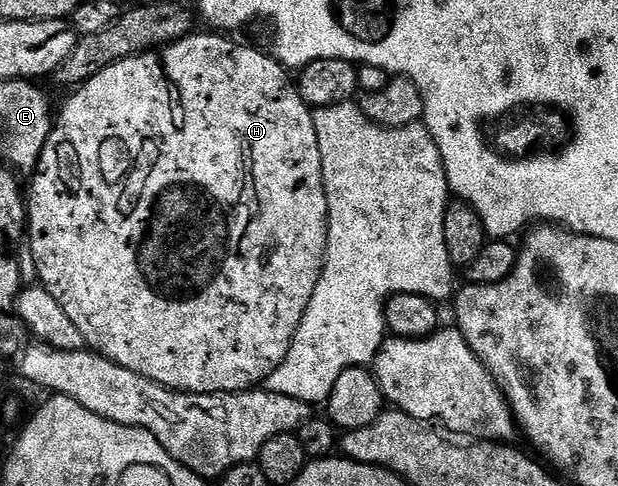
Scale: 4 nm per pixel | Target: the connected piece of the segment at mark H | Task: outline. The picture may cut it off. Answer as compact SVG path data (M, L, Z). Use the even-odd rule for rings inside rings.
M194 32L194 33L191 33L191 34L188 34L188 36L187 36L187 37L185 37L185 38L184 38L184 39L183 39L183 40L179 40L179 41L178 41L178 42L176 42L176 43L175 43L175 44L171 44L171 45L170 45L170 46L162 46L162 47L161 47L161 49L159 49L159 50L151 50L151 51L149 51L149 53L147 53L147 54L139 54L139 55L137 55L137 57L135 57L135 58L128 58L128 59L127 59L127 60L119 60L119 61L118 61L118 62L116 62L116 63L115 63L115 64L111 64L111 65L110 65L110 66L108 66L108 67L107 67L107 68L103 68L103 69L102 69L102 70L100 70L100 72L99 72L99 73L98 73L98 74L97 74L97 75L95 75L95 76L94 76L94 77L93 77L93 78L92 78L92 79L91 79L91 80L87 80L87 81L86 81L86 82L84 82L84 83L83 83L83 84L82 84L82 86L79 86L79 87L76 87L76 89L74 89L74 90L73 90L73 91L72 91L72 93L70 93L70 94L73 94L73 95L71 95L71 96L70 96L70 98L69 98L69 99L67 99L67 100L66 100L66 102L65 102L65 107L63 107L63 108L62 108L62 110L61 110L61 107L60 107L60 110L59 110L59 113L58 113L58 114L57 114L57 115L56 115L56 118L55 118L55 121L54 121L54 123L53 123L53 131L52 131L52 132L51 132L51 136L50 136L50 137L49 137L49 139L48 139L48 140L47 140L47 144L46 144L46 145L45 145L45 147L44 147L44 148L43 148L43 152L42 152L42 153L41 153L41 163L40 163L40 164L38 164L38 166L37 166L37 169L36 169L36 171L35 171L35 173L34 173L34 174L33 174L33 175L32 175L32 178L31 178L31 181L33 181L33 183L31 183L31 184L30 184L30 186L27 186L27 242L28 242L28 238L29 238L29 250L30 250L30 252L31 252L31 253L33 253L33 262L34 262L34 264L35 264L35 265L37 265L37 274L38 274L38 276L39 276L39 277L41 277L41 278L38 278L38 279L39 279L39 282L40 282L40 285L42 285L42 286L44 286L44 287L45 287L45 290L46 290L46 291L47 291L47 292L51 292L51 296L55 296L55 300L59 300L59 308L63 308L63 312L67 312L67 316L71 316L71 324L75 324L75 328L79 328L79 332L80 332L80 333L81 333L81 335L83 335L83 337L85 337L85 344L86 344L86 347L88 347L88 349L90 349L90 350L92 350L92 351L94 351L94 352L96 352L96 353L99 353L99 354L102 354L102 355L103 355L103 357L104 357L104 358L106 358L106 359L107 359L107 360L111 360L111 361L112 361L112 362L114 362L114 363L115 363L115 364L119 364L119 365L120 365L120 366L122 366L122 367L123 367L123 368L131 368L131 372L135 372L135 373L136 373L136 374L141 374L141 375L143 375L143 377L145 377L145 378L146 378L146 379L147 379L147 380L151 380L151 381L152 381L152 382L158 382L158 384L159 384L159 385L160 385L160 386L165 386L165 387L167 387L167 388L168 388L168 389L169 389L169 390L182 390L182 392L184 392L184 394L236 394L236 393L238 393L238 392L240 392L240 391L242 391L242 390L252 390L252 389L254 389L254 388L257 388L257 387L260 387L260 386L261 386L261 385L262 385L262 383L264 383L264 381L265 381L265 379L266 379L266 378L269 378L269 377L270 377L270 376L271 376L271 372L275 372L275 368L279 368L279 364L280 364L280 363L281 363L281 362L282 362L282 360L283 360L283 359L284 359L284 358L285 358L285 357L286 357L286 356L287 356L287 352L288 352L288 351L289 351L289 349L290 349L290 348L291 348L291 344L292 344L292 343L293 343L293 341L294 341L294 340L295 340L295 332L296 332L296 331L297 331L297 329L298 329L298 328L299 328L299 324L300 324L300 323L301 323L301 321L302 321L302 320L303 320L303 316L304 316L304 315L305 315L305 313L306 313L306 312L307 312L307 306L308 306L308 305L309 305L309 304L311 304L311 296L315 296L315 286L316 286L316 285L317 285L317 284L319 284L319 276L320 276L320 275L321 275L321 273L322 273L322 272L323 272L323 268L324 268L324 267L325 267L325 253L326 253L326 252L327 252L327 236L328 236L328 235L329 235L329 205L328 205L328 204L327 204L327 196L326 196L326 195L325 195L325 177L324 177L324 176L323 176L323 160L322 160L322 159L321 159L321 157L320 157L320 156L319 156L319 136L315 136L315 120L314 120L314 119L313 119L313 110L312 110L312 109L311 109L311 107L309 107L309 106L308 106L308 105L307 105L307 104L306 104L306 103L305 103L305 102L304 102L304 100L302 100L302 98L301 98L301 93L300 93L300 92L298 92L298 90L297 90L297 87L296 87L296 85L295 85L295 82L294 82L294 79L293 79L293 78L292 78L292 77L291 77L291 74L290 74L290 71L288 71L288 70L286 70L286 69L285 69L285 67L284 67L284 66L282 66L282 65L281 65L281 63L280 63L280 62L278 62L278 61L277 61L277 59L276 59L276 58L274 58L274 57L273 57L273 55L272 55L272 53L269 53L269 52L266 52L266 51L265 51L265 54L264 54L264 52L263 52L263 51L261 51L261 50L252 50L252 48L251 48L251 47L249 47L249 46L240 46L240 44L239 44L239 43L237 43L237 42L232 42L232 40L231 40L231 39L229 39L229 38L232 38L232 37L229 37L229 36L222 36L222 35L221 35L221 34L220 34L220 33L217 33L217 32L205 32L205 33L209 33L209 34L200 34L200 32Z

